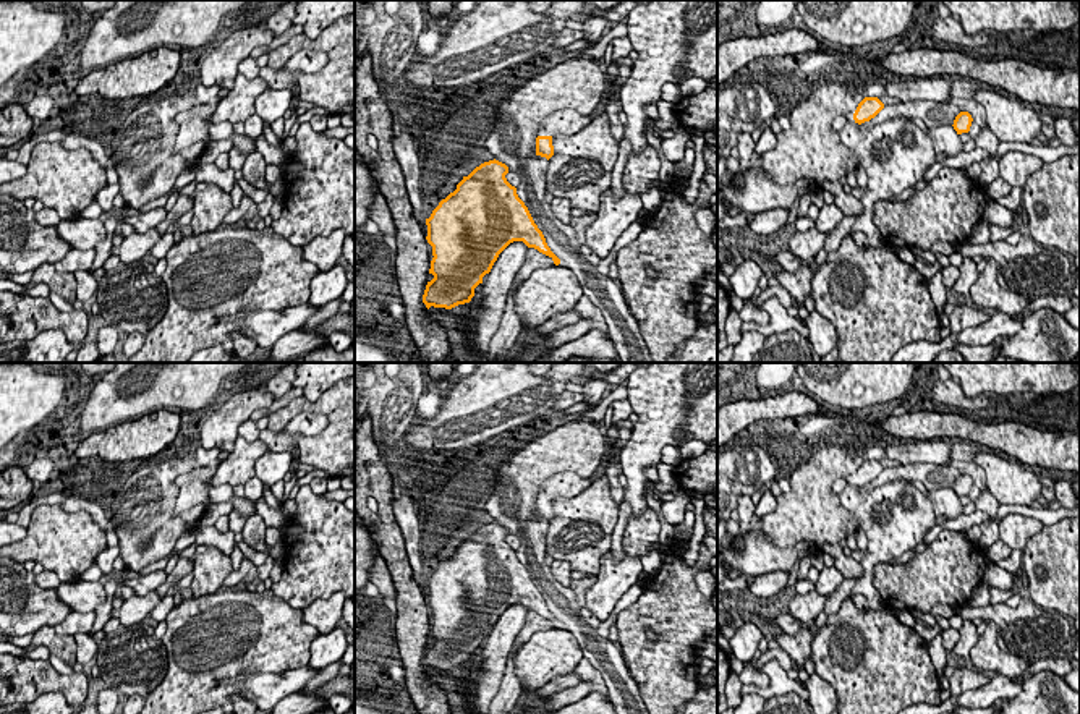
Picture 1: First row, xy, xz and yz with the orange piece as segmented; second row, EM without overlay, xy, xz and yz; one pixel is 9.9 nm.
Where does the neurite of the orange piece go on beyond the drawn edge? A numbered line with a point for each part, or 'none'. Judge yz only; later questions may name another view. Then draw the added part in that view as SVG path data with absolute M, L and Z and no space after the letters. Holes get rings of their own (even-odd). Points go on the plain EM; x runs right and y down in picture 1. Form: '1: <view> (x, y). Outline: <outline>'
1: yz (839, 484). Outline: M855 473L850 474L850 476L836 479L831 491L839 495L847 486L853 486L855 484L853 482L853 476L855 476Z

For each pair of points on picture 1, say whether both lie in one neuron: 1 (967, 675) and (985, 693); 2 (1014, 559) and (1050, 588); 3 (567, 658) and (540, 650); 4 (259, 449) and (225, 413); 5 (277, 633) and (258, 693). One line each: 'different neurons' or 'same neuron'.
1: different neurons
2: different neurons
3: same neuron
4: different neurons
5: different neurons

